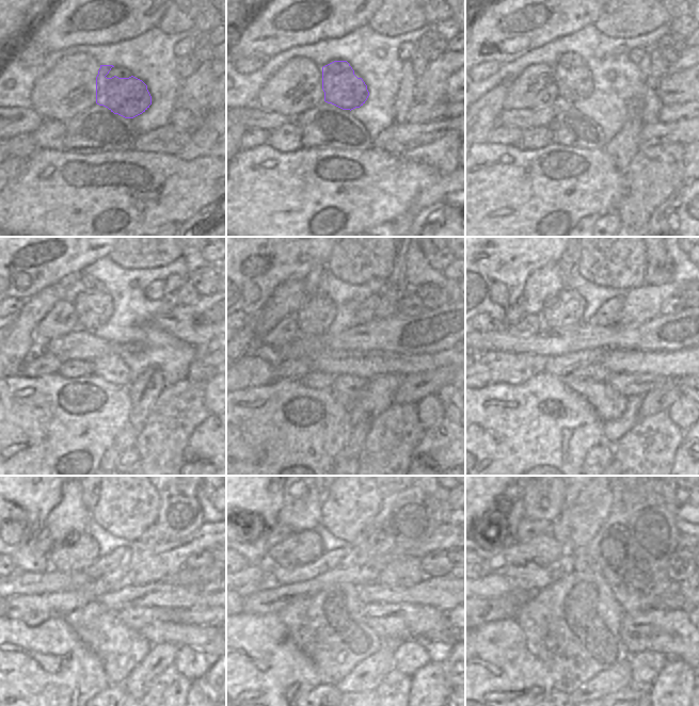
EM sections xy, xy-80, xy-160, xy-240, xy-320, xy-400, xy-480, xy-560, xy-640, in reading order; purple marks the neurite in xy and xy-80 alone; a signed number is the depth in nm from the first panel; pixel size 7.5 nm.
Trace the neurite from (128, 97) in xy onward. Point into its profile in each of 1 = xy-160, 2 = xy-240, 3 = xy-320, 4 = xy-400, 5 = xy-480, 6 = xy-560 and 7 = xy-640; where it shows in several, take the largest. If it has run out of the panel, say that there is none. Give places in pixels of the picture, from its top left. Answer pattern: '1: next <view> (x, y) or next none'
1: next xy-160 (584, 81)
2: next xy-240 (94, 308)
3: next xy-320 (316, 316)
4: next xy-400 (567, 308)
5: next xy-480 (79, 549)
6: next xy-560 (303, 547)
7: next xy-640 (545, 549)

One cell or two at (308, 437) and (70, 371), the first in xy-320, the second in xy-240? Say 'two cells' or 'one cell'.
two cells

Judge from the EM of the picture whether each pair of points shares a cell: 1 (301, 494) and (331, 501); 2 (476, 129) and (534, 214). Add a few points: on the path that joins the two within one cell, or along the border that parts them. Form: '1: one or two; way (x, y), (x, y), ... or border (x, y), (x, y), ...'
1: two; border (323, 497), (321, 520)
2: two; border (486, 141), (476, 145)

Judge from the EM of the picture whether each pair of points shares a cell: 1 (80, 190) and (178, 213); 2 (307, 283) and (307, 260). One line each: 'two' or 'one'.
1: one
2: two

